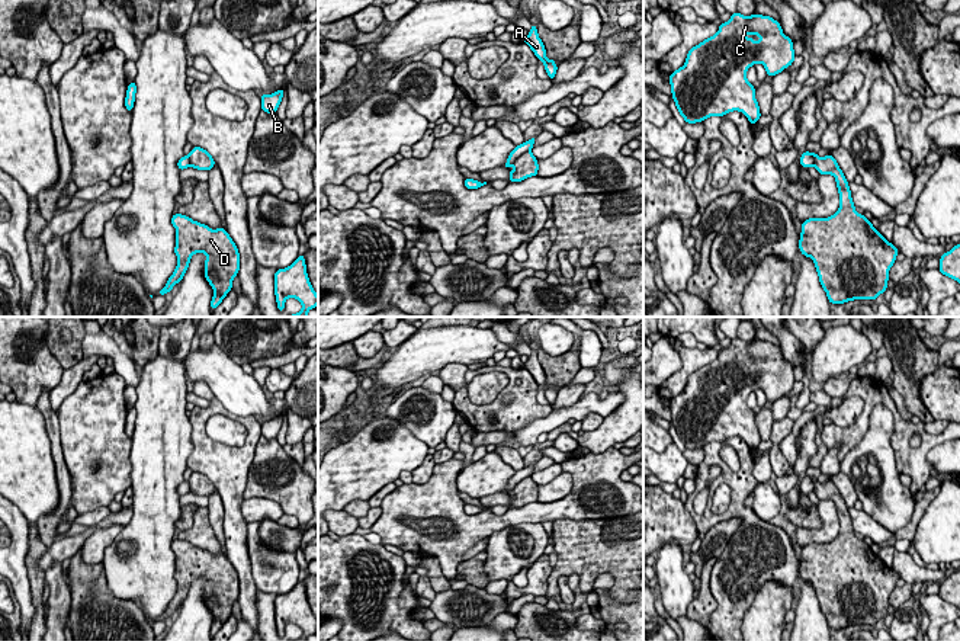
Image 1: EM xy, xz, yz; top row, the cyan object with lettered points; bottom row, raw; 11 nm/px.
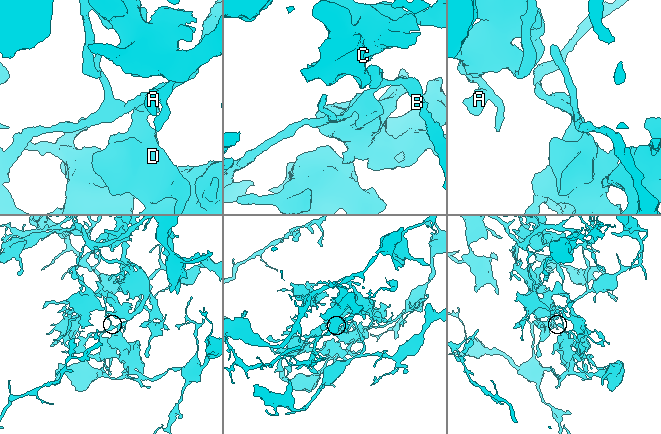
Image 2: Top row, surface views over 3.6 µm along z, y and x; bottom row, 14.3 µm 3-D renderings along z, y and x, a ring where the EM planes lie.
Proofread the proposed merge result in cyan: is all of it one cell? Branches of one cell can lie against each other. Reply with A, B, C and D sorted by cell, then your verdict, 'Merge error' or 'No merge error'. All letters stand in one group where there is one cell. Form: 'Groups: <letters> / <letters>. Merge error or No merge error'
Groups: A B C D. No merge error

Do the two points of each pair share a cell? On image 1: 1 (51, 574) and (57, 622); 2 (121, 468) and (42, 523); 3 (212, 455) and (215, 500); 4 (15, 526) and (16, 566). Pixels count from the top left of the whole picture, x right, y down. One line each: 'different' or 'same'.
1: same
2: different
3: different
4: same

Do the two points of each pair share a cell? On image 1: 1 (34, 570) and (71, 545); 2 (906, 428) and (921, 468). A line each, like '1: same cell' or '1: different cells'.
1: different cells
2: same cell

